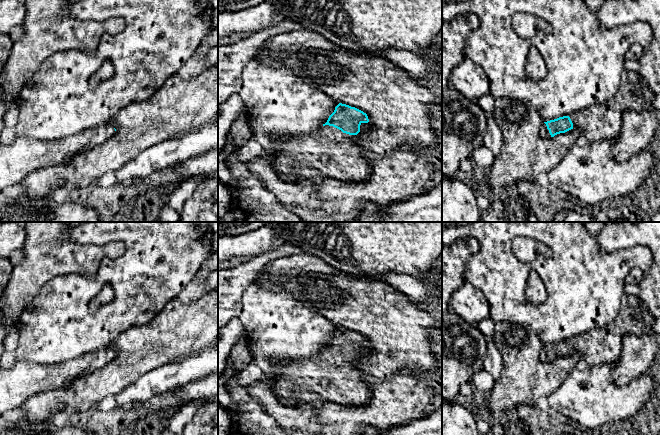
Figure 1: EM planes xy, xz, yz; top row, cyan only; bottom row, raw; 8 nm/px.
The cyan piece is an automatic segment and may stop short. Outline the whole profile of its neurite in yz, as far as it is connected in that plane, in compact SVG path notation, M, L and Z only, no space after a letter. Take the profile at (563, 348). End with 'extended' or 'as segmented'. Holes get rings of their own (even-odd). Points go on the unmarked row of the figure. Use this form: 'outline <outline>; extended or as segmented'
outline M624 294L621 298L621 307L613 322L575 336L571 342L563 340L544 346L540 360L551 362L575 350L588 367L614 364L621 356L624 334L647 334L652 331L653 324L654 317L641 307L637 298Z; extended

